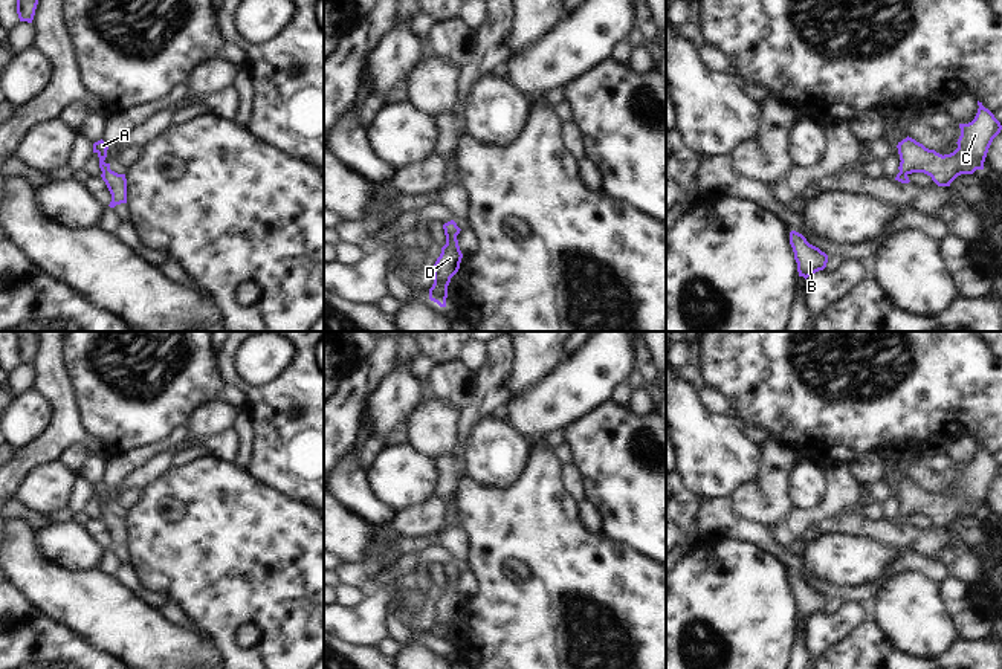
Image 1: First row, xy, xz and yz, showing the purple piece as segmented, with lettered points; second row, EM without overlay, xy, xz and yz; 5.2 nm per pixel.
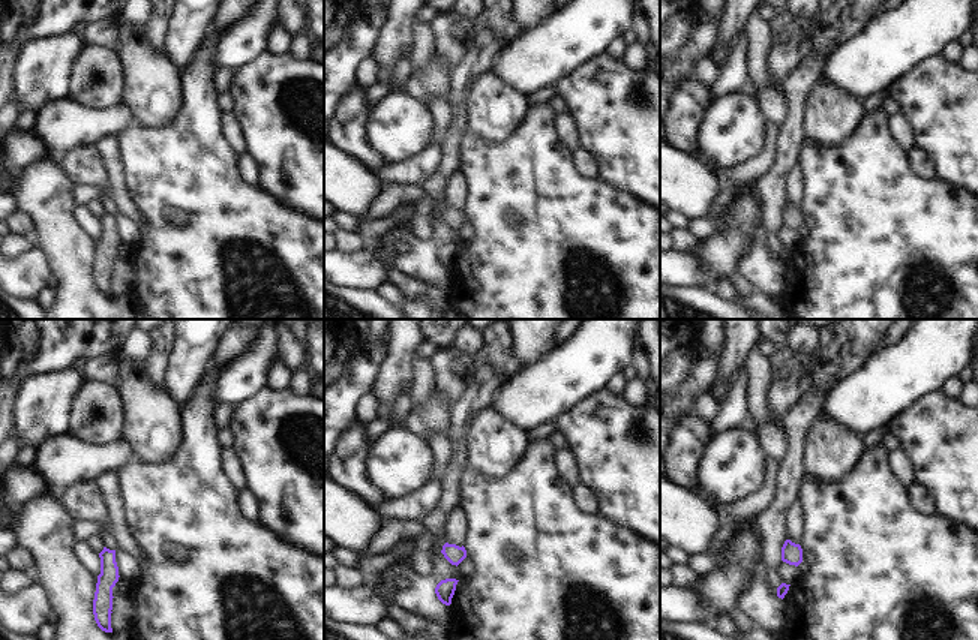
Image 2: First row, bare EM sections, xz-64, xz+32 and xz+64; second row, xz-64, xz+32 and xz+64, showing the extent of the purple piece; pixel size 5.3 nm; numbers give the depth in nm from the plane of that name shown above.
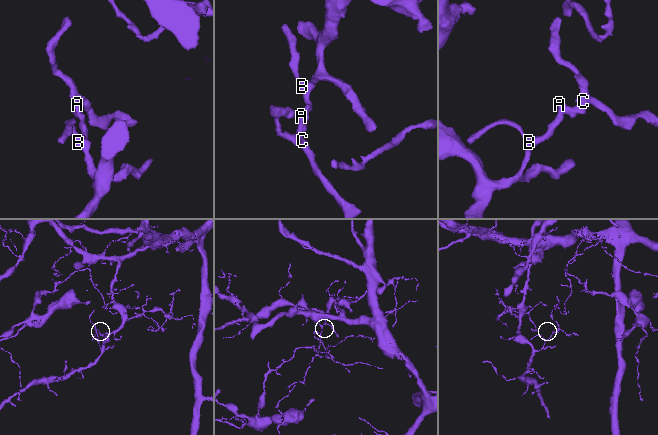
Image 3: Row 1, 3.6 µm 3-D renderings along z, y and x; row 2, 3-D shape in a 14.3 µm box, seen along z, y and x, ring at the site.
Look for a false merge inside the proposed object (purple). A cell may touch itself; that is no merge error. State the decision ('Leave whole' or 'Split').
Leave whole.

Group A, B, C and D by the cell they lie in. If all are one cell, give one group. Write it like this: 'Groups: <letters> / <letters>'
Groups: A B C D.

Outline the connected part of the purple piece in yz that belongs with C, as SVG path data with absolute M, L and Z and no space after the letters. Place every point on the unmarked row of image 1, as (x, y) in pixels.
M978 443L978 448L975 461L968 466L959 466L958 490L950 496L942 498L909 478L898 484L897 490L901 504L895 522L909 525L909 516L924 515L938 528L950 528L958 518L984 512L988 490L1000 475L1002 467L982 444Z

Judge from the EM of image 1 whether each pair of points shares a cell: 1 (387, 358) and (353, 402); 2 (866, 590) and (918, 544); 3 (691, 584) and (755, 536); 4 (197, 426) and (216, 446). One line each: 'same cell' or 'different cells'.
1: same cell
2: different cells
3: different cells
4: different cells

